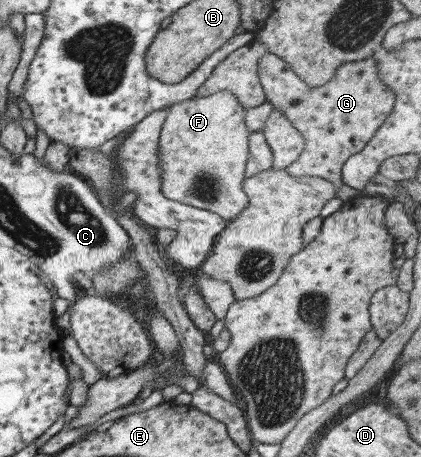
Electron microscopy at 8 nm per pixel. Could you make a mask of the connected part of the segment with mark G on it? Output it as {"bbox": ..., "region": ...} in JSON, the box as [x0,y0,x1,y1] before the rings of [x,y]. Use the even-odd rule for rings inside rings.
{"bbox":[259,52,395,187],"region":[[[272,52],[259,61],[259,80],[266,101],[291,121],[304,137],[306,145],[295,163],[285,170],[290,176],[326,178],[339,187],[344,185],[341,171],[344,163],[365,147],[376,130],[384,123],[395,104],[395,93],[383,84],[373,58],[345,61],[324,85],[312,87]]]}

